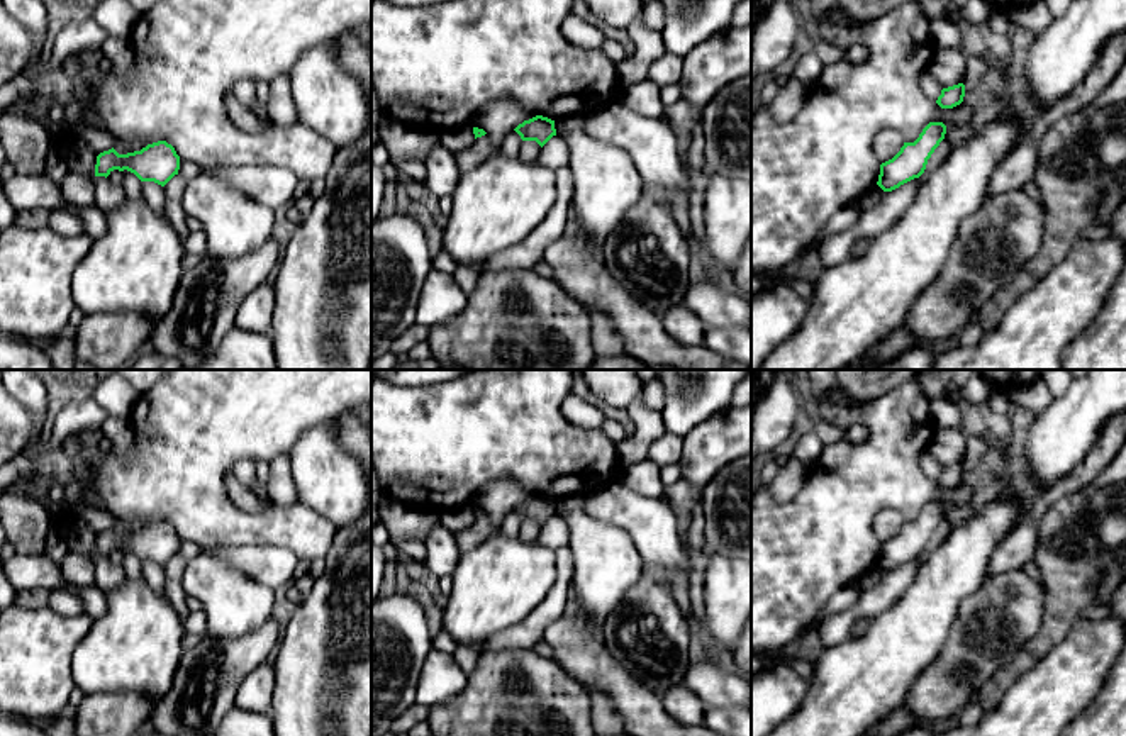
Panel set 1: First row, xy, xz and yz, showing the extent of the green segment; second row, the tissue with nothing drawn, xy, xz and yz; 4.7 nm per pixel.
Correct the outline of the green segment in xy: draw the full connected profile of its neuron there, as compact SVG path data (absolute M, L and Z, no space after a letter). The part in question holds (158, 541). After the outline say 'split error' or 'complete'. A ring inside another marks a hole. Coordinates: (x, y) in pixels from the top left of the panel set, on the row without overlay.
M166 521L148 524L141 531L119 534L114 527L97 536L95 556L109 556L114 549L131 551L141 561L164 566L180 549L180 536Z; complete

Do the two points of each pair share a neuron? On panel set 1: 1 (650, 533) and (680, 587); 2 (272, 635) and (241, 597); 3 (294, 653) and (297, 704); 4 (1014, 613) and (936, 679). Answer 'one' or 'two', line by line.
1: one
2: two
3: one
4: one

